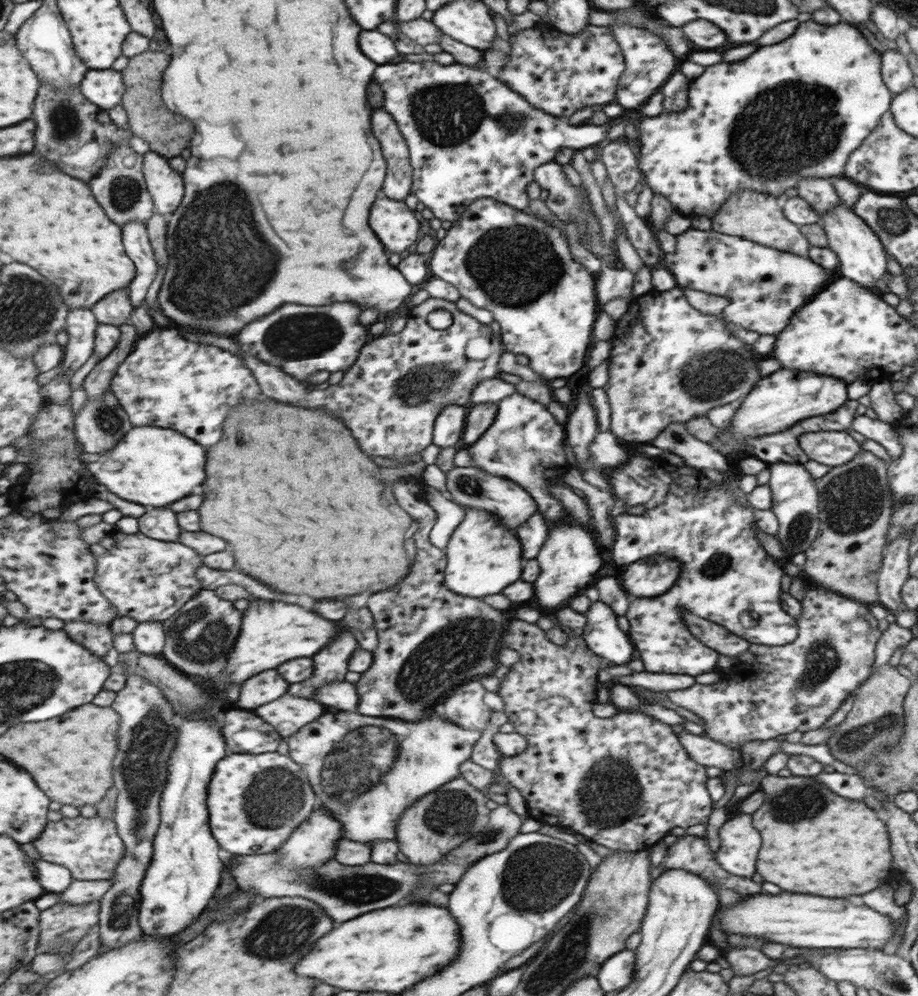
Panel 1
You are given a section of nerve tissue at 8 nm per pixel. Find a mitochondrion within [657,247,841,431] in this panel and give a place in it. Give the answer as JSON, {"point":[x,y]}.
{"point":[715,374]}

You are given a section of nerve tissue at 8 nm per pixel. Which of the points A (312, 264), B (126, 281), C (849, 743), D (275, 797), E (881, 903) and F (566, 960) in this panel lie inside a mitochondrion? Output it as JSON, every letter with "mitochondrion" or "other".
{"A":"other","B":"other","C":"mitochondrion","D":"mitochondrion","E":"other","F":"mitochondrion"}

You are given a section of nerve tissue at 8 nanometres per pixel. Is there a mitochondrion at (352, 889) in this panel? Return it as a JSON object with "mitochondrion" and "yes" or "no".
{"mitochondrion":"yes"}

